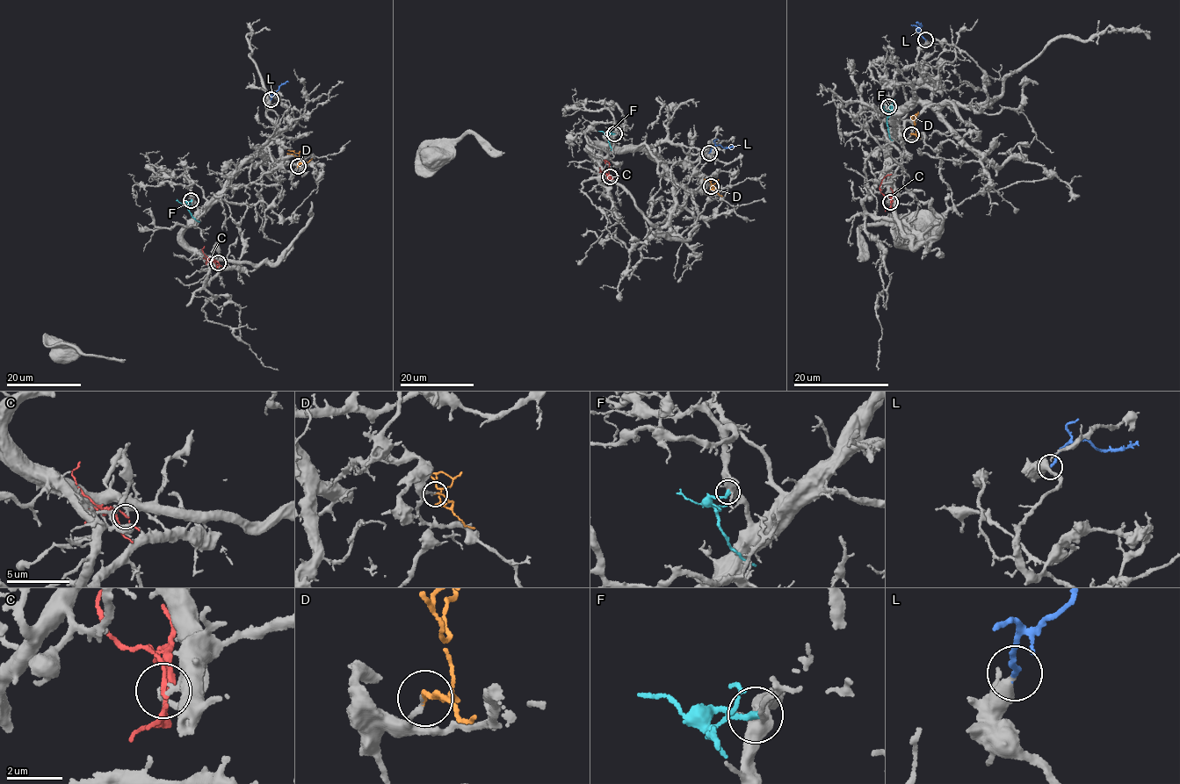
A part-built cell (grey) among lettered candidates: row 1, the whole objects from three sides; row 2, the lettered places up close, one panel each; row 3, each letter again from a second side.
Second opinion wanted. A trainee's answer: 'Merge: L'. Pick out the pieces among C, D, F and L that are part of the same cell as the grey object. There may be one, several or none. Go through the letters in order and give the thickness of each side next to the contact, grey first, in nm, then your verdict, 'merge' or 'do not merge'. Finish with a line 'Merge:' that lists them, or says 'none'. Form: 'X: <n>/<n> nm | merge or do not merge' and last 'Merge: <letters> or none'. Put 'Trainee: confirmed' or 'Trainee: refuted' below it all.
C: 320/100 nm | do not merge
D: 140/130 nm | do not merge
F: 400/240 nm | do not merge
L: 340/180 nm | merge
Merge: L
Trainee: confirmed

